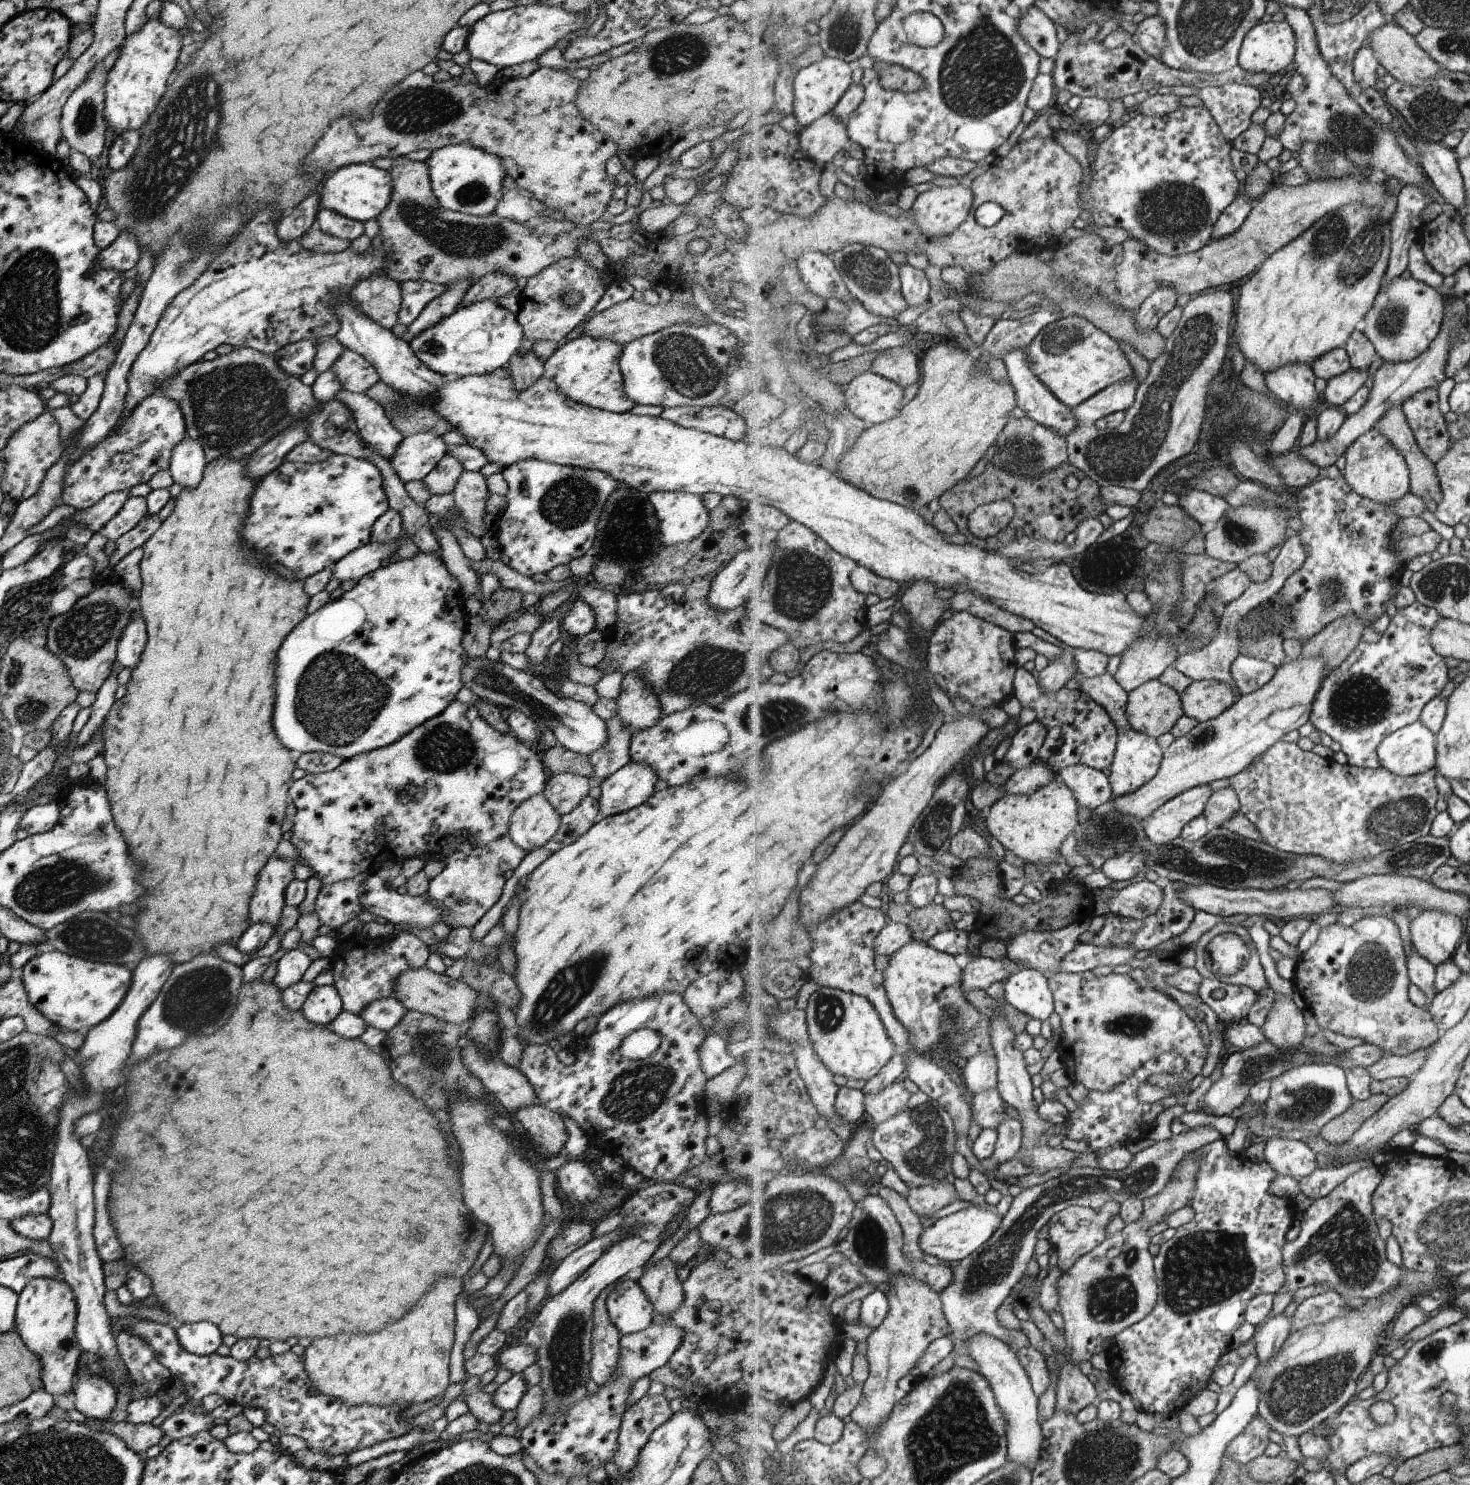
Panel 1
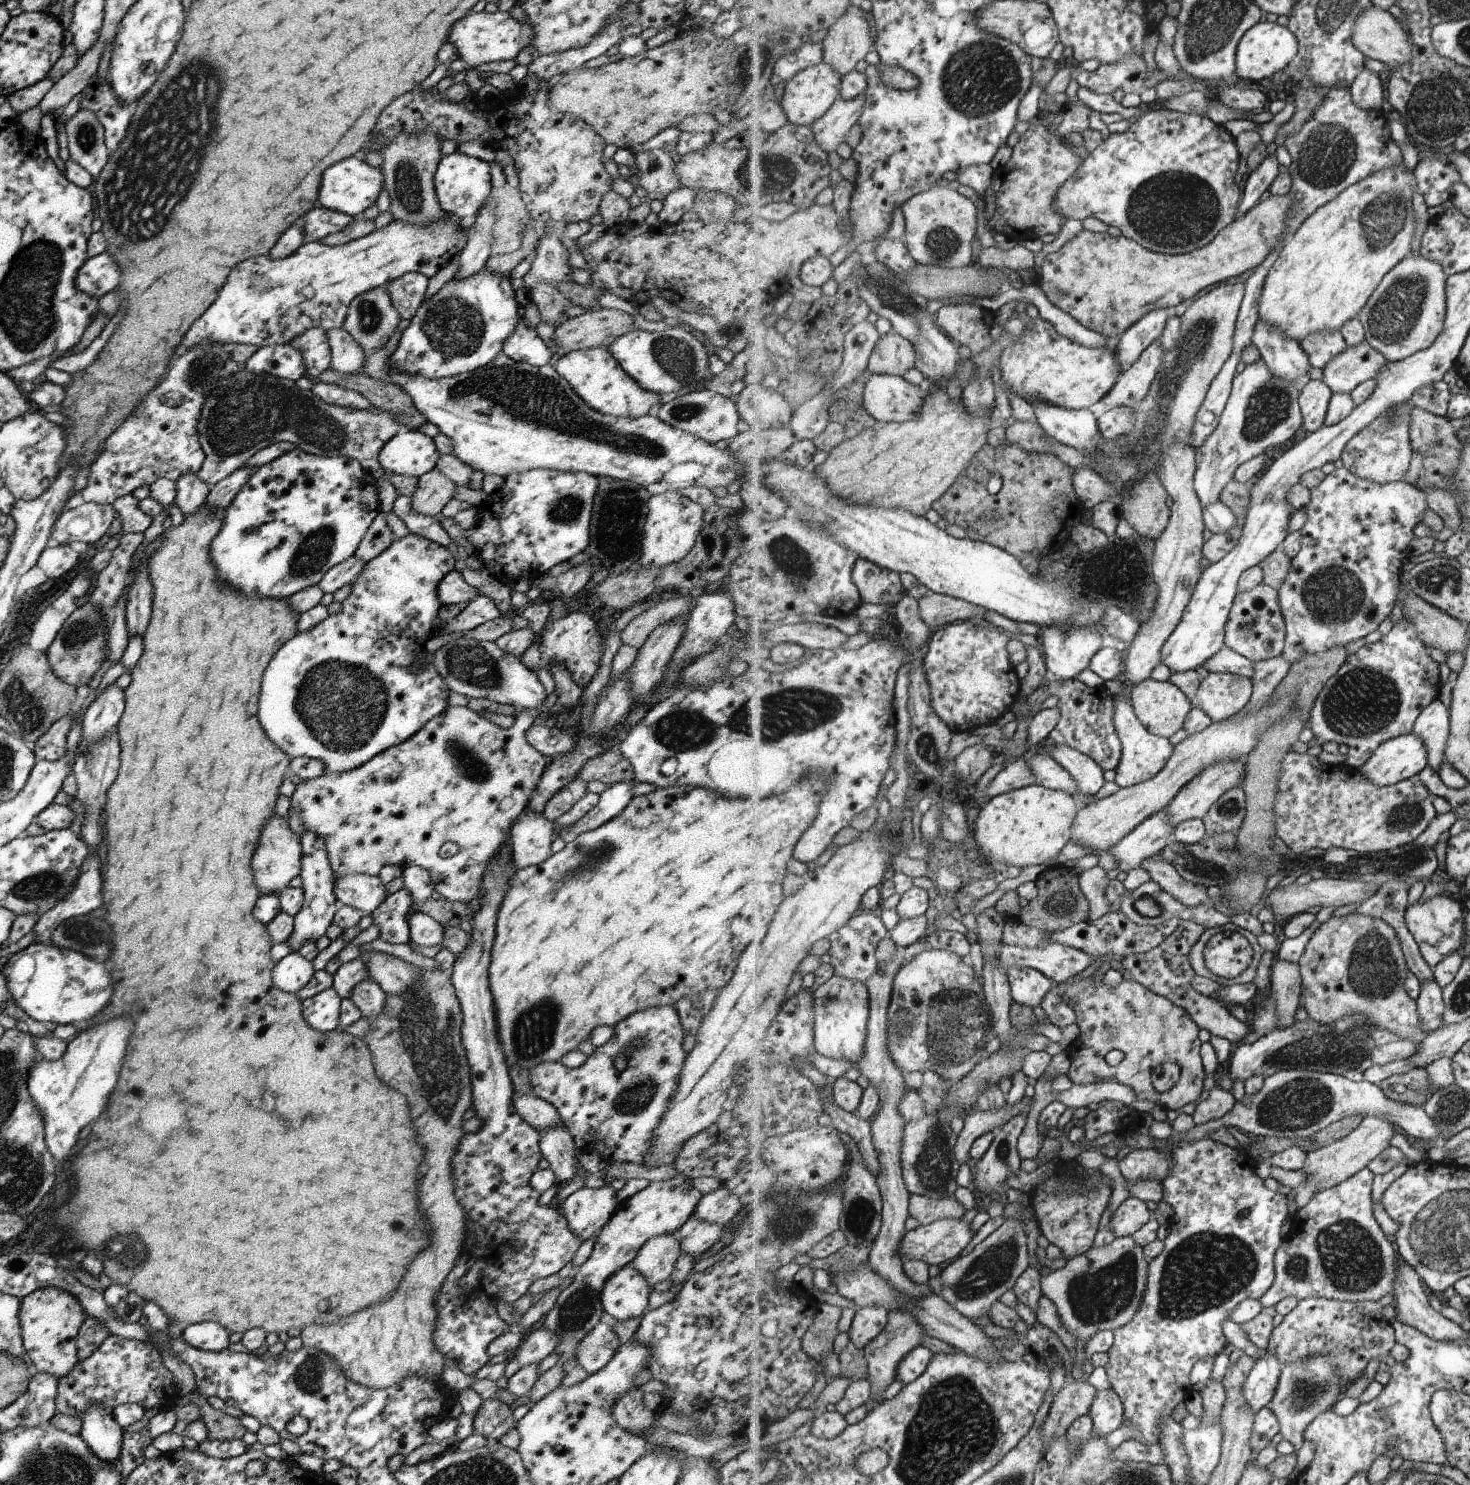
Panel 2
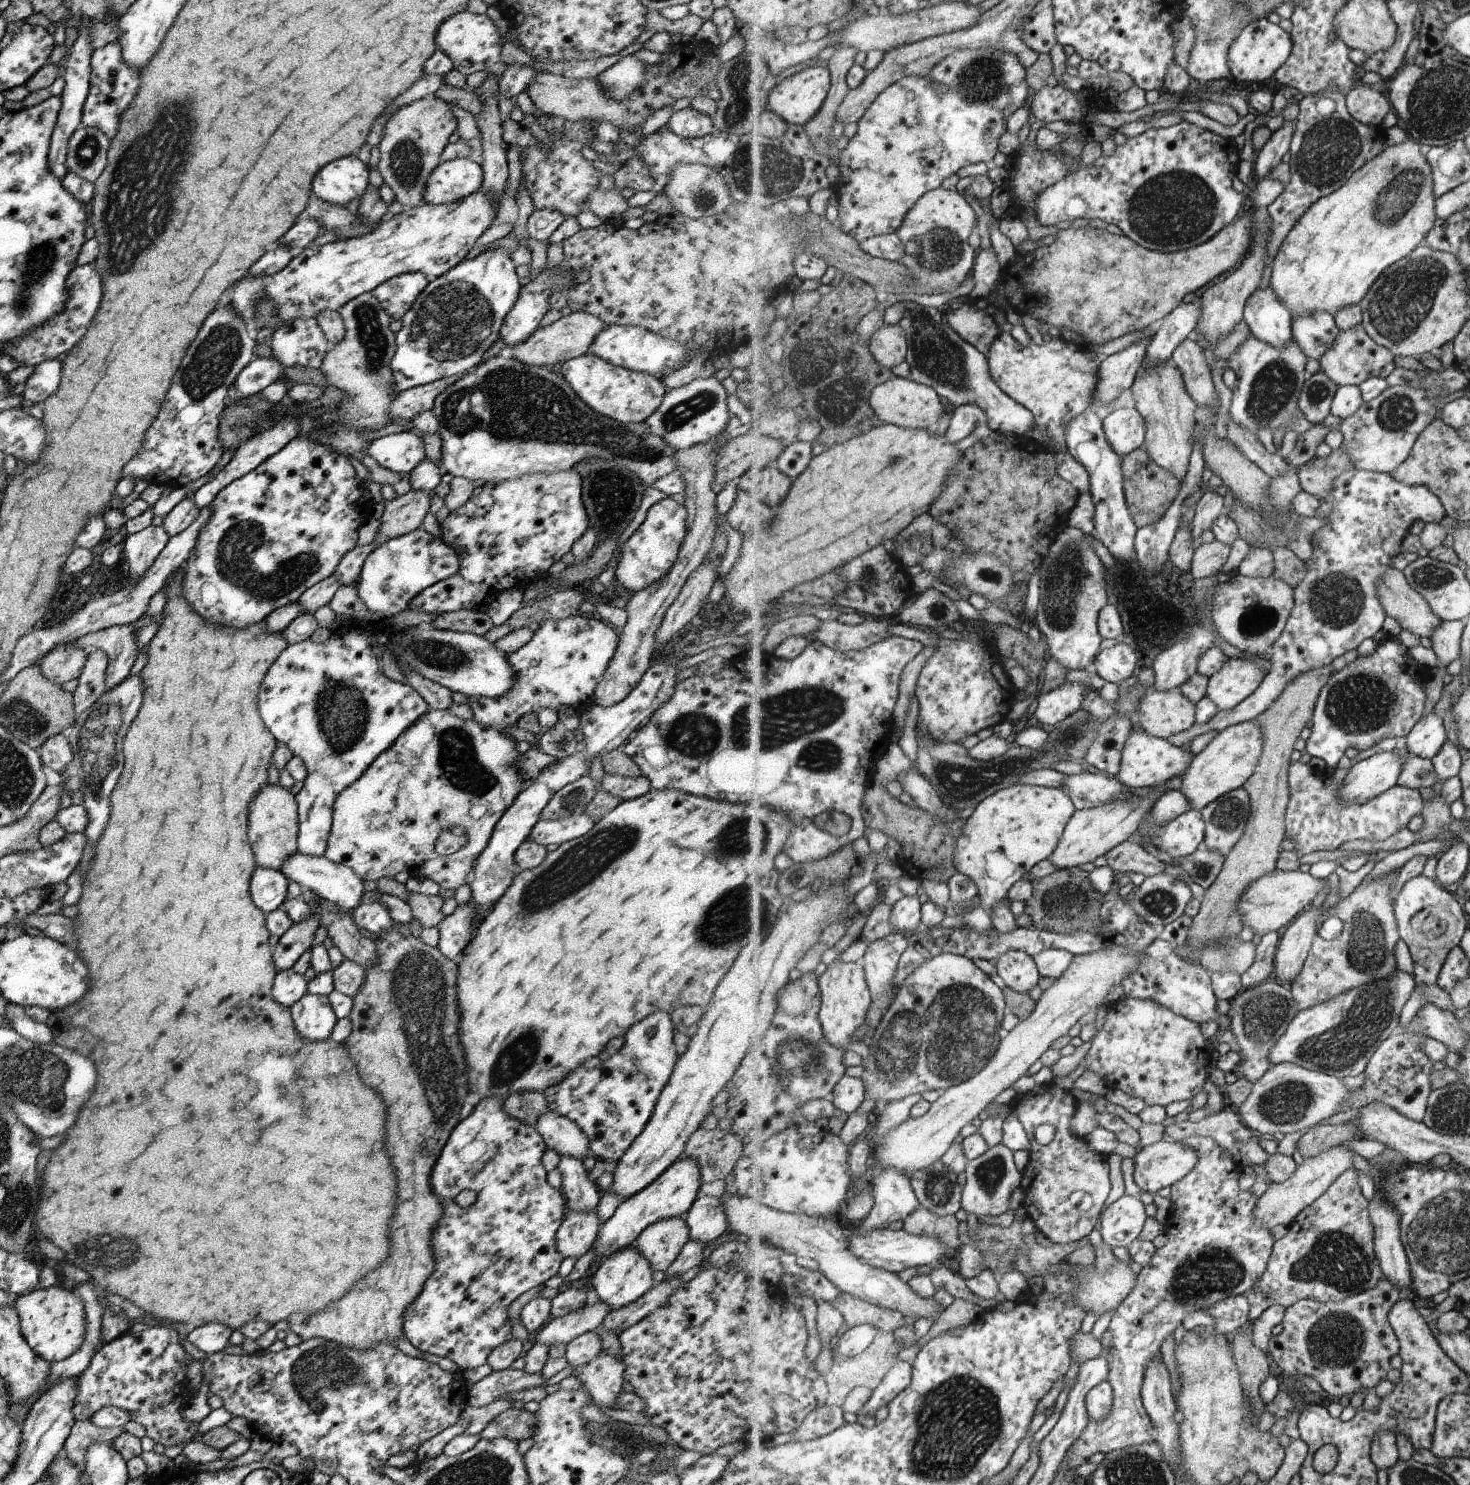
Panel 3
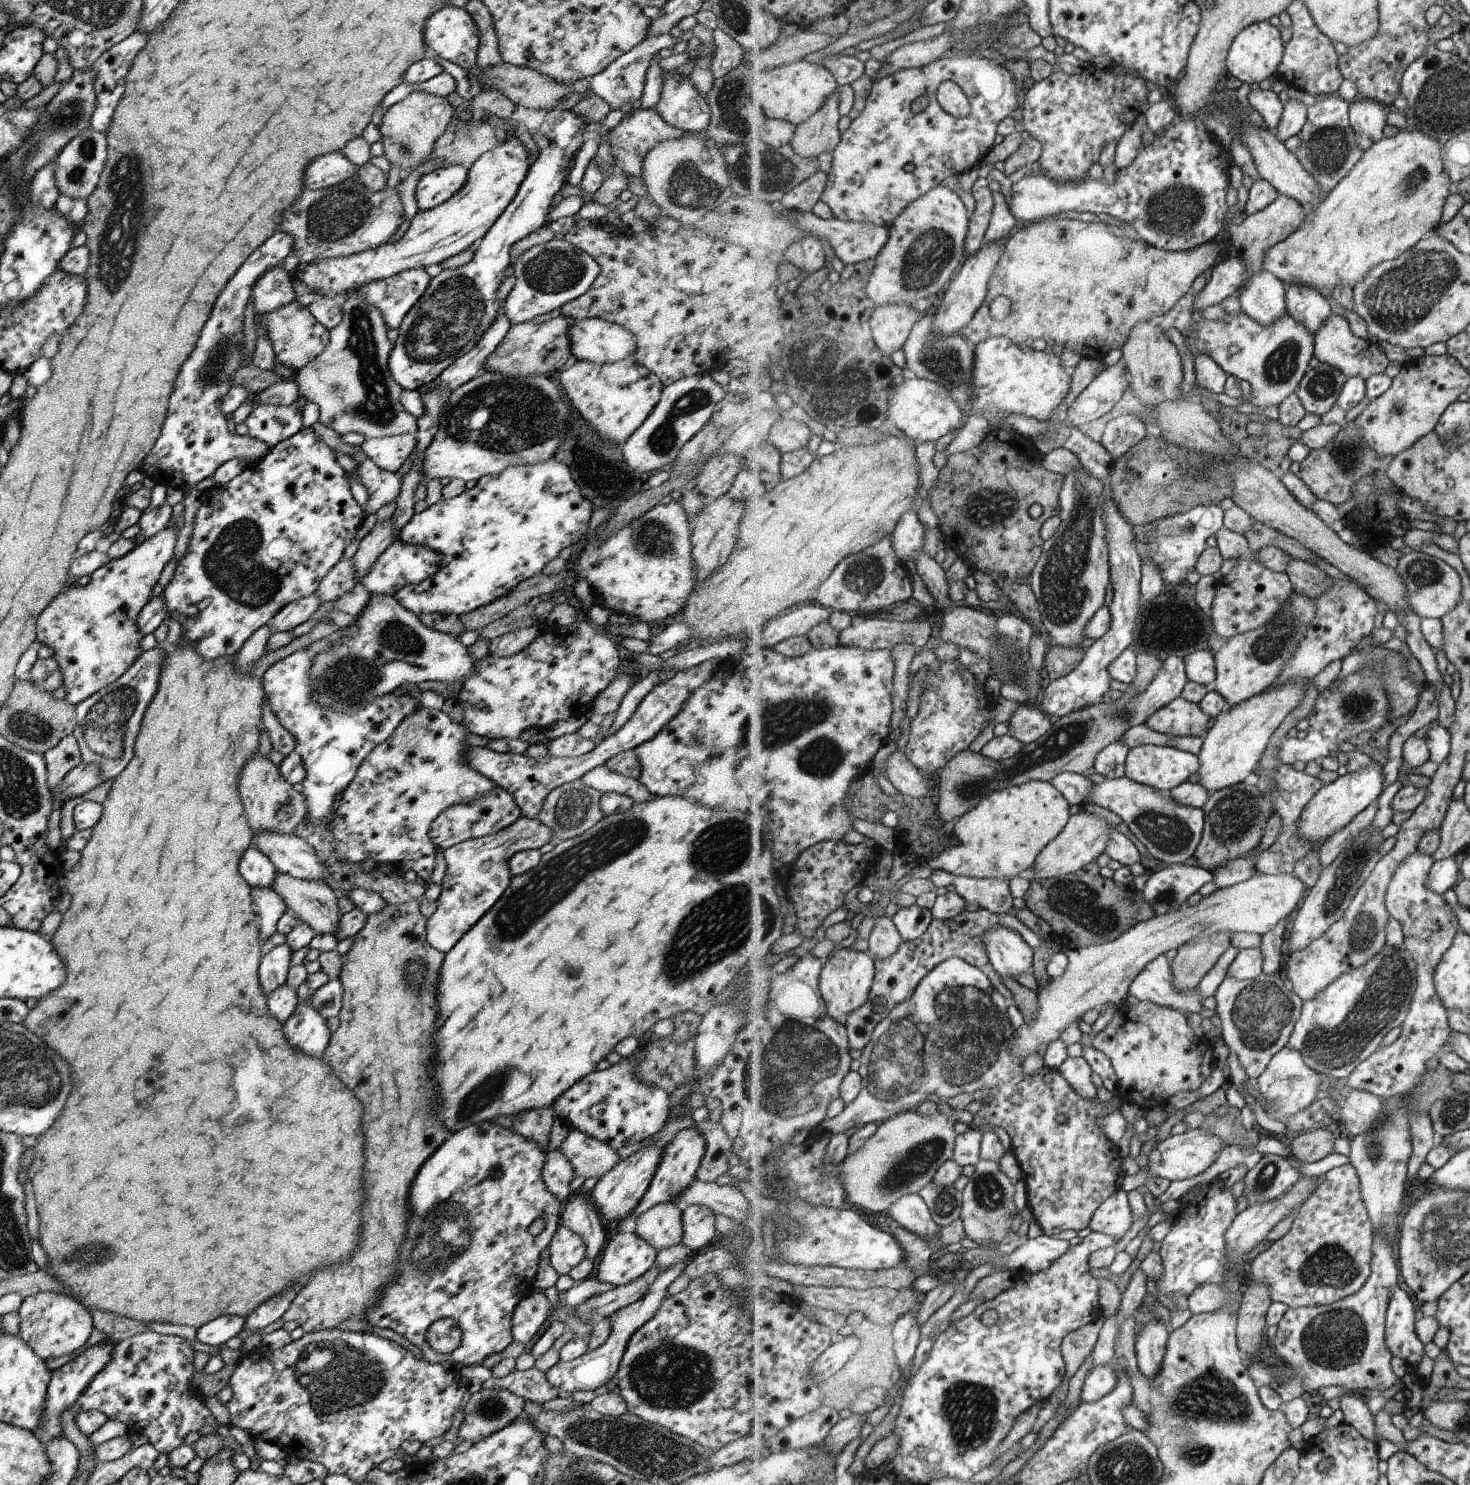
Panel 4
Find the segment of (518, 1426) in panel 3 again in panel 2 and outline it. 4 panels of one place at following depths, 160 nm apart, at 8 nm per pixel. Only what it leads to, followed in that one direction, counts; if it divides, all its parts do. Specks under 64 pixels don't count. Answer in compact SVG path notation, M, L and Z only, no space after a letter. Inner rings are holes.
M495 1398L482 1400L472 1422L474 1433L483 1434L490 1442L500 1441L501 1436L515 1426L512 1411Z

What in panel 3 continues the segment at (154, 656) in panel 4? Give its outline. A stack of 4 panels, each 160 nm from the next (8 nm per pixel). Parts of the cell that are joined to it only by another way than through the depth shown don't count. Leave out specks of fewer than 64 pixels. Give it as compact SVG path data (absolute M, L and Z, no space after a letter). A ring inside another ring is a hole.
M139 673L127 675L125 679L113 685L109 690L105 689L102 695L92 702L92 705L85 707L82 713L77 714L74 723L65 733L72 752L67 772L75 774L81 779L79 788L83 793L81 806L88 814L88 823L83 832L86 836L86 845L82 850L82 858L79 862L82 878L92 857L92 846L107 822L109 792L113 790L113 786L119 778L119 772L123 768L121 740L141 706L141 696L143 696L143 684L141 684Z

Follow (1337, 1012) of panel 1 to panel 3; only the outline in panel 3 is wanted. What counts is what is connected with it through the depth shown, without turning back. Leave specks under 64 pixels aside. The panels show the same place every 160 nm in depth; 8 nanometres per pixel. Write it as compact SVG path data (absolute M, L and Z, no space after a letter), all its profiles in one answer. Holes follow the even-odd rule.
M1402 868L1371 882L1363 881L1346 899L1327 911L1326 917L1339 918L1344 927L1334 940L1313 940L1303 969L1291 984L1293 998L1299 1004L1300 1011L1323 1004L1343 992L1386 978L1400 970L1395 950L1402 936L1391 900L1392 889Z

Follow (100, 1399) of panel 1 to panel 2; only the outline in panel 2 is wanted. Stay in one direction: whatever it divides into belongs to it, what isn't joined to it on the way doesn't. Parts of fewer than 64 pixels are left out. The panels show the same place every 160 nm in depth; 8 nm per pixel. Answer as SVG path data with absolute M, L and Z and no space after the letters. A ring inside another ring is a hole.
M93 1404L85 1408L81 1414L81 1432L78 1436L101 1462L119 1463L122 1429L113 1420L109 1406Z

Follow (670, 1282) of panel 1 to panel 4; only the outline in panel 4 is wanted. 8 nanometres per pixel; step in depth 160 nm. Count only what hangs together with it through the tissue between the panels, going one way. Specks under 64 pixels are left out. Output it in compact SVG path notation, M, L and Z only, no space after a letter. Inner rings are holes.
M674 1202L653 1205L635 1218L634 1233L657 1252L679 1244L682 1235L681 1207Z

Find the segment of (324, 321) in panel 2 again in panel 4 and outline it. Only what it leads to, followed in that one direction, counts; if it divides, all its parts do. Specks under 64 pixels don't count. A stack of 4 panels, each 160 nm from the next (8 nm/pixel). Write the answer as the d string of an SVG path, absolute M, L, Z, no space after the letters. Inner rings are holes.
M508 128L506 133L503 141L496 142L467 167L466 181L455 194L435 208L417 210L399 240L346 257L323 259L306 265L298 263L290 274L291 282L301 281L310 289L319 291L320 296L340 296L345 290L352 289L355 293L363 283L384 279L407 269L425 269L465 250L491 228L517 194L517 189L527 174L530 165L527 150L513 133L508 132Z

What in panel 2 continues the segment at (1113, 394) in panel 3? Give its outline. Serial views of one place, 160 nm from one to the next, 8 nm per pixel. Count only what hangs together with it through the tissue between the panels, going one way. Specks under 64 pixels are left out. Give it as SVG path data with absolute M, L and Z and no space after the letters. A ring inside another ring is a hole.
M1169 308L1153 310L1124 333L1115 349L1122 371L1128 370L1153 342L1160 339L1171 315Z

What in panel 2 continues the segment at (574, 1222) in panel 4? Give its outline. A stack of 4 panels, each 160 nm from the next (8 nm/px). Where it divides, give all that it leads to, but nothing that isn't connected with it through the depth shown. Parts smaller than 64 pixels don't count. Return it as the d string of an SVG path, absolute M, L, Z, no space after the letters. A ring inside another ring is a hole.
M555 1126L555 1128L549 1128L549 1130L537 1130L537 1134L539 1134L537 1146L540 1156L547 1161L548 1168L555 1175L556 1182L560 1185L567 1184L576 1176L578 1163L578 1159L575 1157L577 1151L572 1144L572 1136L567 1133L563 1126Z

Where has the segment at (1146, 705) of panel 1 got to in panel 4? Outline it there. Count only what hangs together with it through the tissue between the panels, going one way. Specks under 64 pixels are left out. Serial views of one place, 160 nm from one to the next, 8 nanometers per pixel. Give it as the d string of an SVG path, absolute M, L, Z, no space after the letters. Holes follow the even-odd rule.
M1185 697L1176 698L1171 704L1159 709L1146 722L1153 730L1176 736L1198 736L1205 740L1215 724L1214 718L1207 714L1200 704Z

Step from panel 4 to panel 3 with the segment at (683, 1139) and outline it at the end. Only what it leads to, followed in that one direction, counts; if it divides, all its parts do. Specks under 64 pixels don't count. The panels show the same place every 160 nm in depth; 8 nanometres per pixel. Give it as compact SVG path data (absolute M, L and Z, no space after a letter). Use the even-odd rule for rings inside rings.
M681 1155L672 1162L649 1186L637 1194L623 1200L614 1210L611 1217L600 1226L595 1241L595 1257L590 1272L604 1257L616 1250L633 1245L637 1235L652 1222L659 1219L683 1216L684 1212L699 1196L700 1172L698 1164L691 1158Z

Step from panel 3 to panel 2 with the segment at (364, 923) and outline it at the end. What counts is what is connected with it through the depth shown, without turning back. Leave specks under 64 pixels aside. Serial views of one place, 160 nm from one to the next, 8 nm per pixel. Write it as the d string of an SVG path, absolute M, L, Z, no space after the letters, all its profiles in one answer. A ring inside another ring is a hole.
M401 888L387 898L371 912L373 924L379 928L379 939L389 944L408 944L408 924L405 914L411 905L409 890Z

